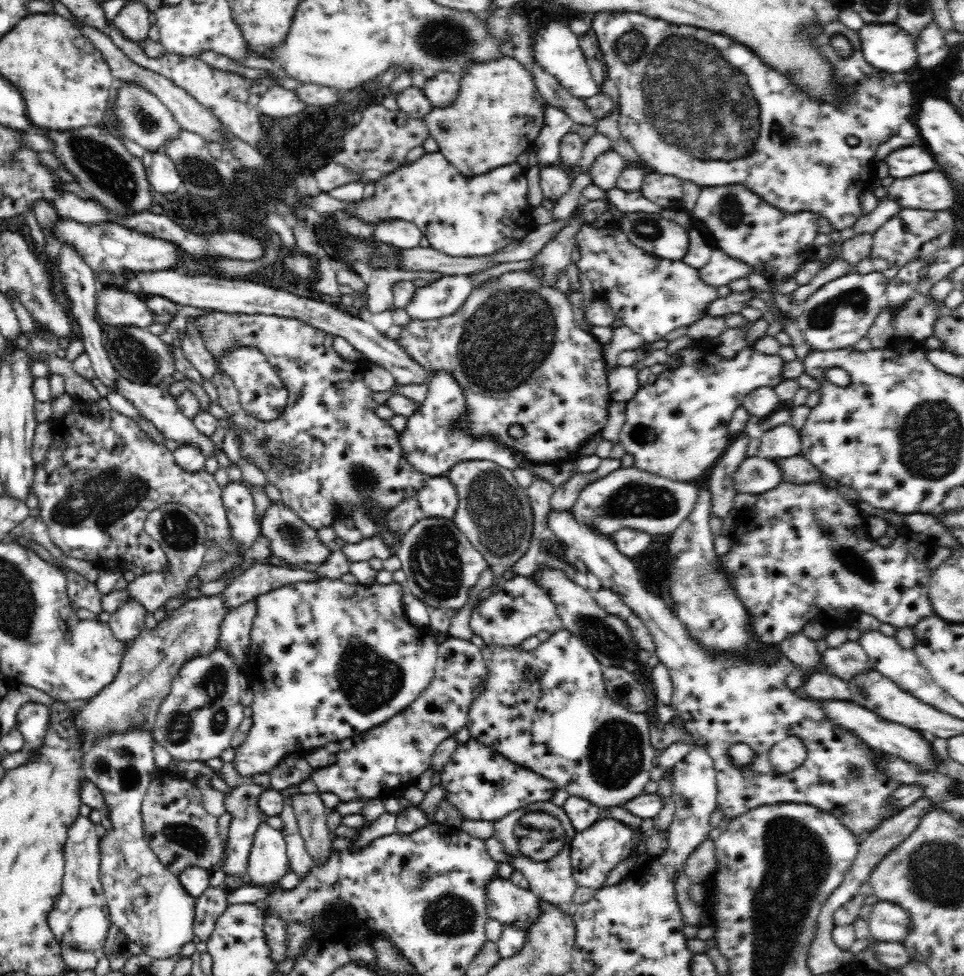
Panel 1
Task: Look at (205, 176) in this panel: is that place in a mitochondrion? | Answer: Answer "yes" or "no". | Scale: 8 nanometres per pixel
yes

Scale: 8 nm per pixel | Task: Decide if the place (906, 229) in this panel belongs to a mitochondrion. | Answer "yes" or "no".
yes

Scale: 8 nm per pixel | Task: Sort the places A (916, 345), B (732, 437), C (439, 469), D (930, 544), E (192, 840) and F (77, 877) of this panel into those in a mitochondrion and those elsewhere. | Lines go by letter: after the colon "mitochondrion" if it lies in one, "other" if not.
A: other
B: other
C: other
D: other
E: mitochondrion
F: mitochondrion

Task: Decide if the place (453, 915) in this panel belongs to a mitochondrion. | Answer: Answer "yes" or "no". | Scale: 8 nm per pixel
yes

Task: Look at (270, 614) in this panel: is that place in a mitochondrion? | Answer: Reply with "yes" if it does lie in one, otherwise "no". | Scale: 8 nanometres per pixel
no

